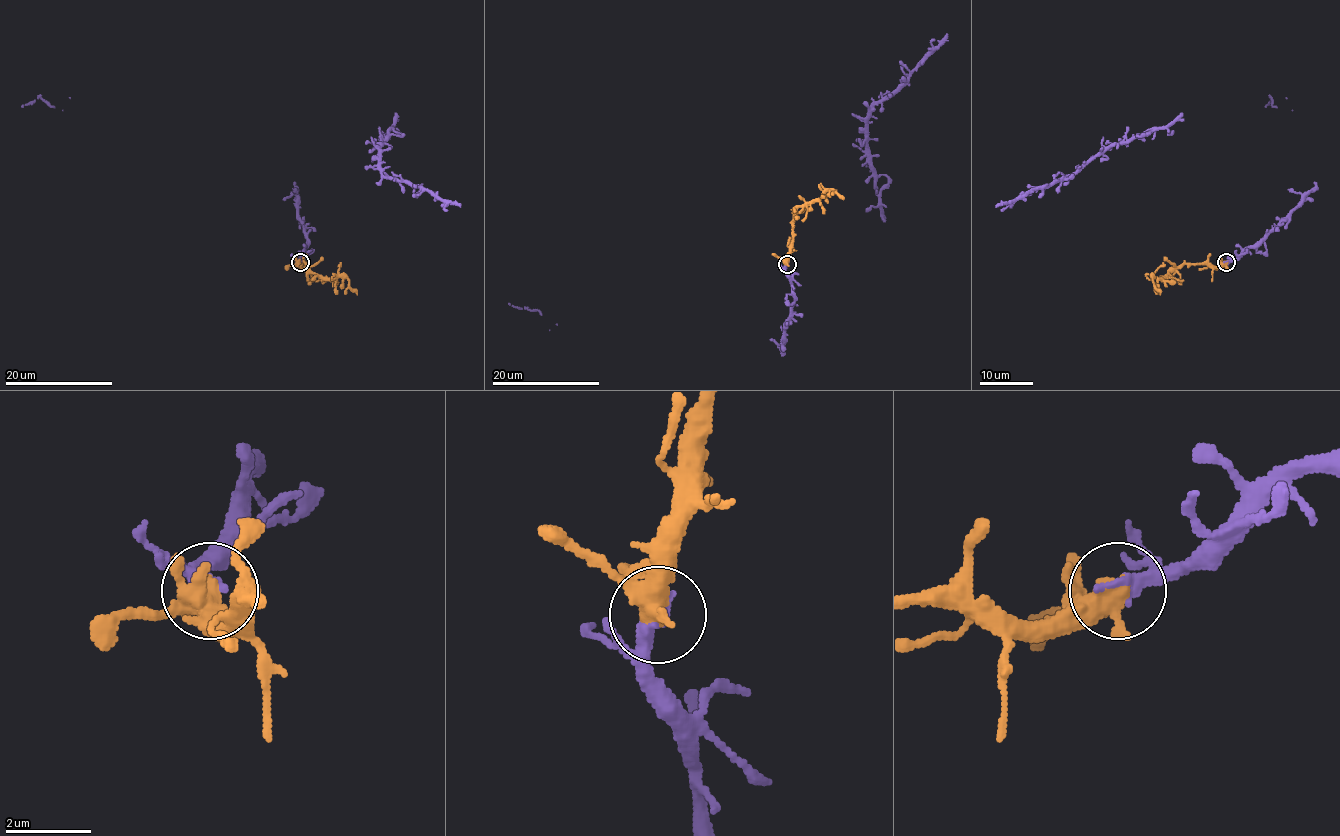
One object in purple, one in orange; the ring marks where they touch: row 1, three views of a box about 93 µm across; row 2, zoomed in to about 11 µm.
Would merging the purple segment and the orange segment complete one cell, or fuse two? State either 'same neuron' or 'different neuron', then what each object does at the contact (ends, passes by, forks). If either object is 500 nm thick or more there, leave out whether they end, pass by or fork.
same neuron

